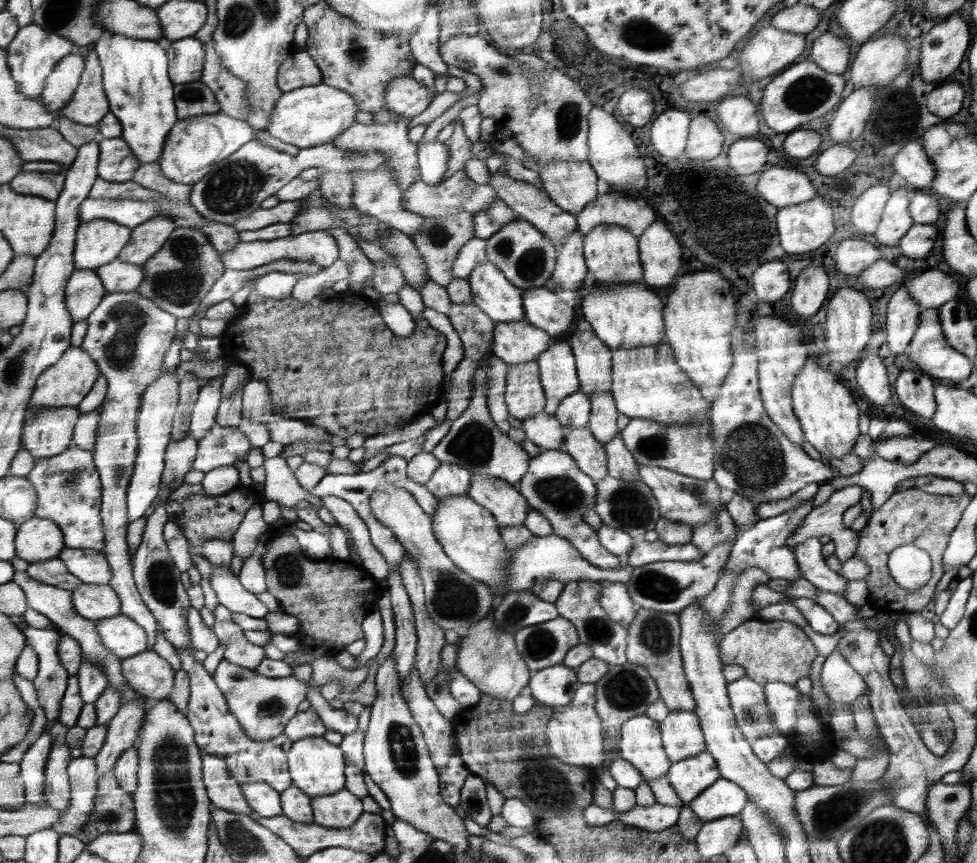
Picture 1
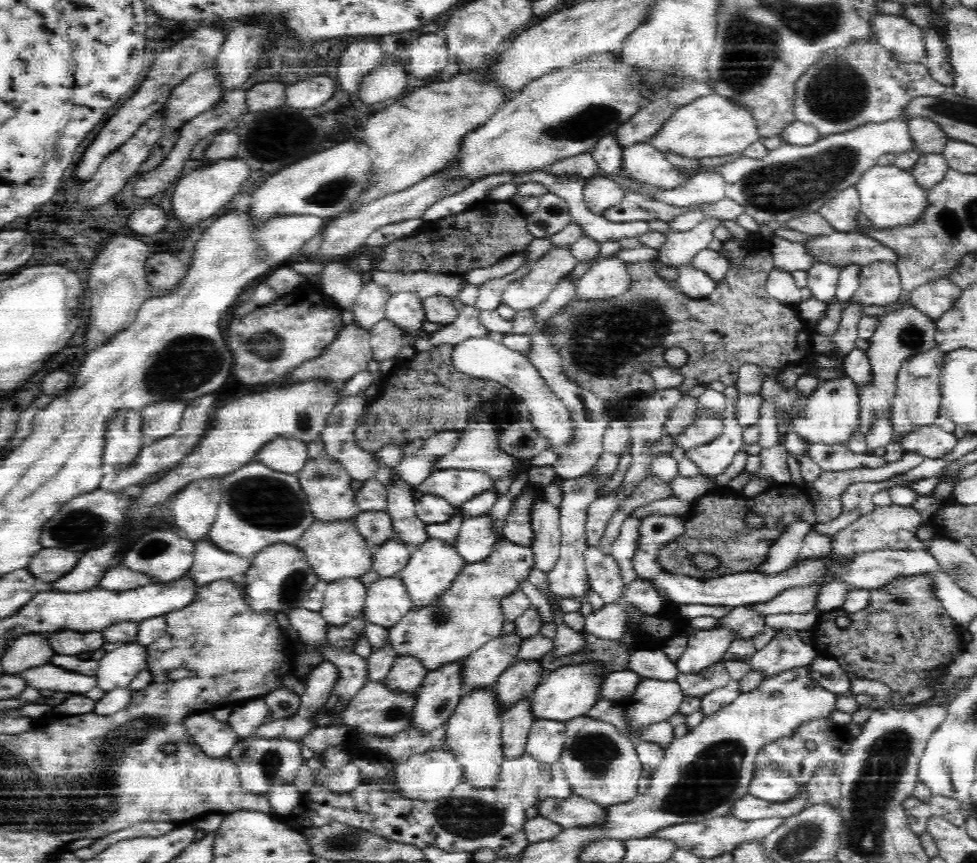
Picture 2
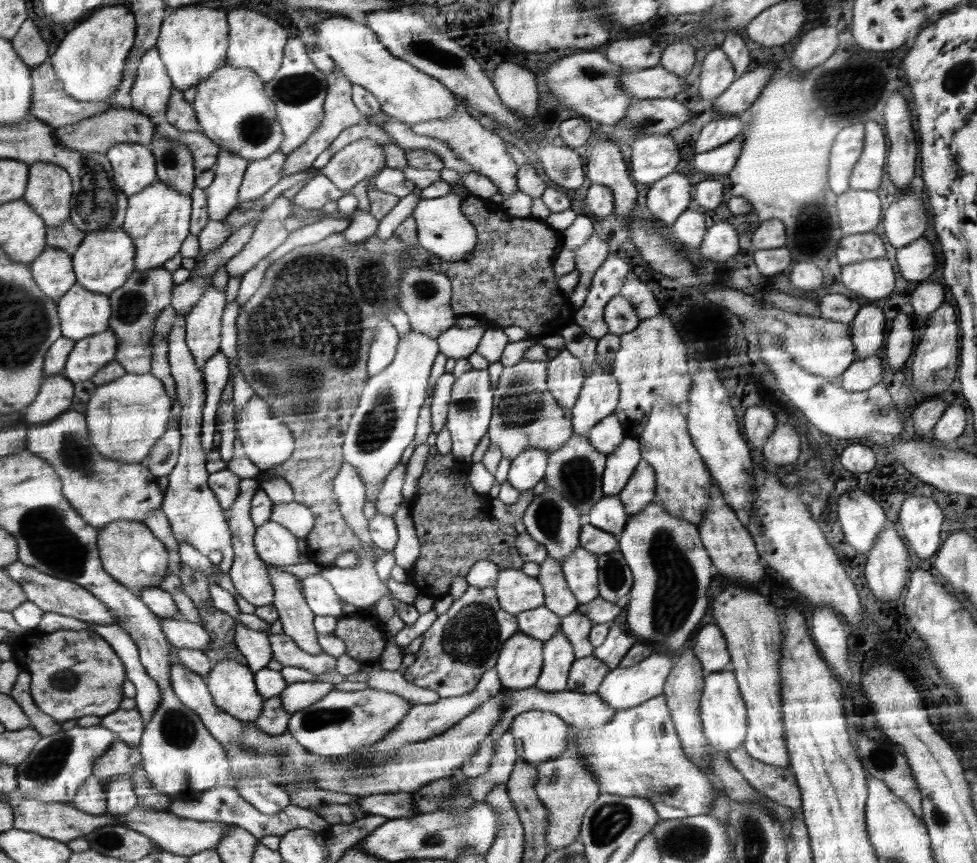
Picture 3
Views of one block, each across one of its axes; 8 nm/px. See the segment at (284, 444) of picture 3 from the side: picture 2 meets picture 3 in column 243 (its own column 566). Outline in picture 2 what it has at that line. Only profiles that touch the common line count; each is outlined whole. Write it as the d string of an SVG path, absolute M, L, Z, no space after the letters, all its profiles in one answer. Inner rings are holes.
M470 338L462 344L456 345L453 355L453 365L466 374L481 379L491 379L500 382L504 387L510 389L514 397L520 397L523 404L530 412L534 425L544 433L544 437L552 439L552 449L563 451L565 442L571 435L571 422L568 409L554 392L538 375L538 371L526 357L511 350L503 344L497 344L490 338Z

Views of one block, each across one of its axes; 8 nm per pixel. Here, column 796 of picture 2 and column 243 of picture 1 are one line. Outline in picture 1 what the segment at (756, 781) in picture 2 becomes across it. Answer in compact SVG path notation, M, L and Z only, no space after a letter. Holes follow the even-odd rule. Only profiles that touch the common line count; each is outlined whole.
M264 782L242 783L246 801L254 813L260 817L282 815L281 796L269 784Z

